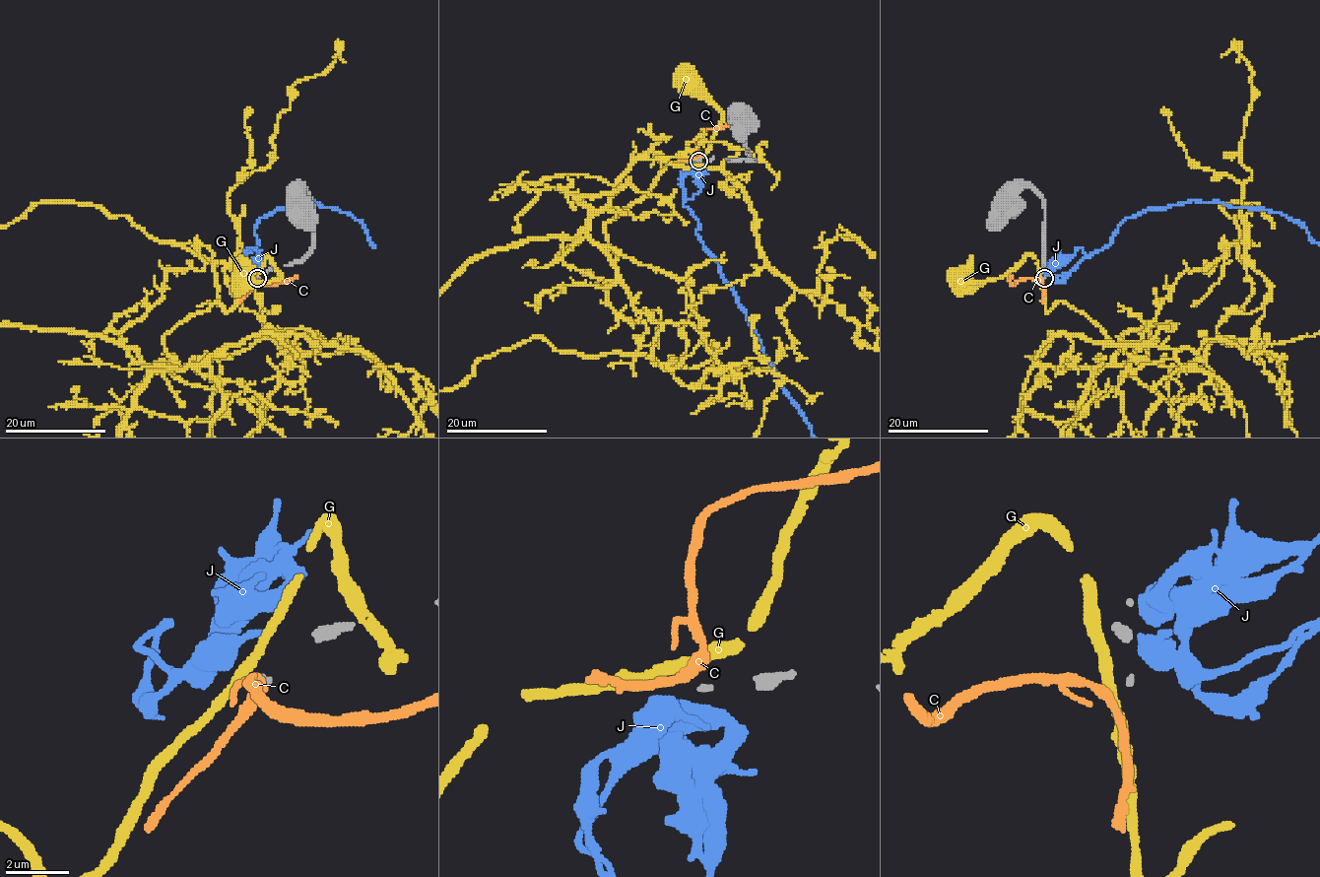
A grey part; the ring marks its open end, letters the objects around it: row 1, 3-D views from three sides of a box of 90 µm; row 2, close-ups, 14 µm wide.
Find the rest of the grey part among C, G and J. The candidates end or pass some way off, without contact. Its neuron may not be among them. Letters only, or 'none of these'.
none of these

